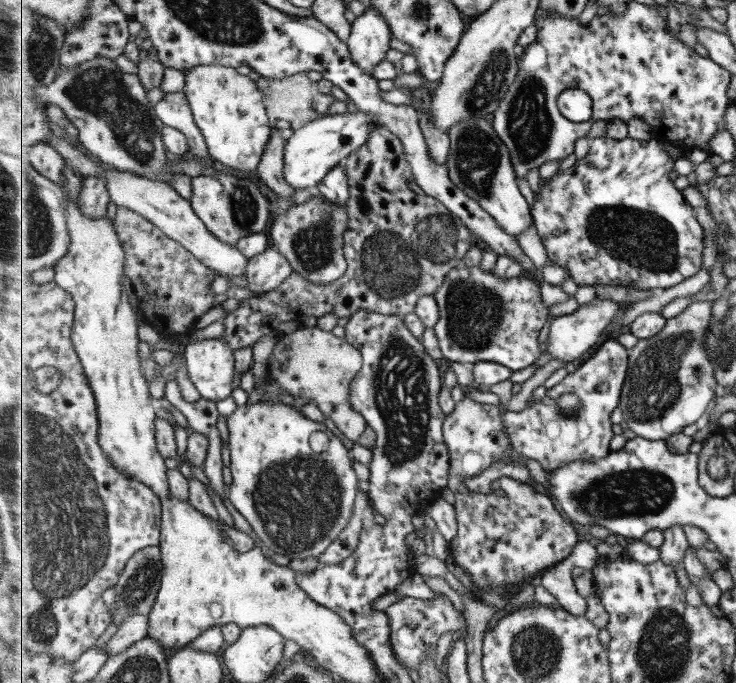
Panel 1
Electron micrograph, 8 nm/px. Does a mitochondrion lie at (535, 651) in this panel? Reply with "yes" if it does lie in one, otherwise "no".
yes

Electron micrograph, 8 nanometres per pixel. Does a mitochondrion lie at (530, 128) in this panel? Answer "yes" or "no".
yes

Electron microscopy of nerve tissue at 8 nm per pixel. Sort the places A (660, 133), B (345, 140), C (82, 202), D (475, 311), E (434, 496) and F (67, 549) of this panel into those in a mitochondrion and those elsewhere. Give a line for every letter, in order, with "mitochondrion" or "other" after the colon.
A: other
B: other
C: other
D: mitochondrion
E: other
F: mitochondrion

